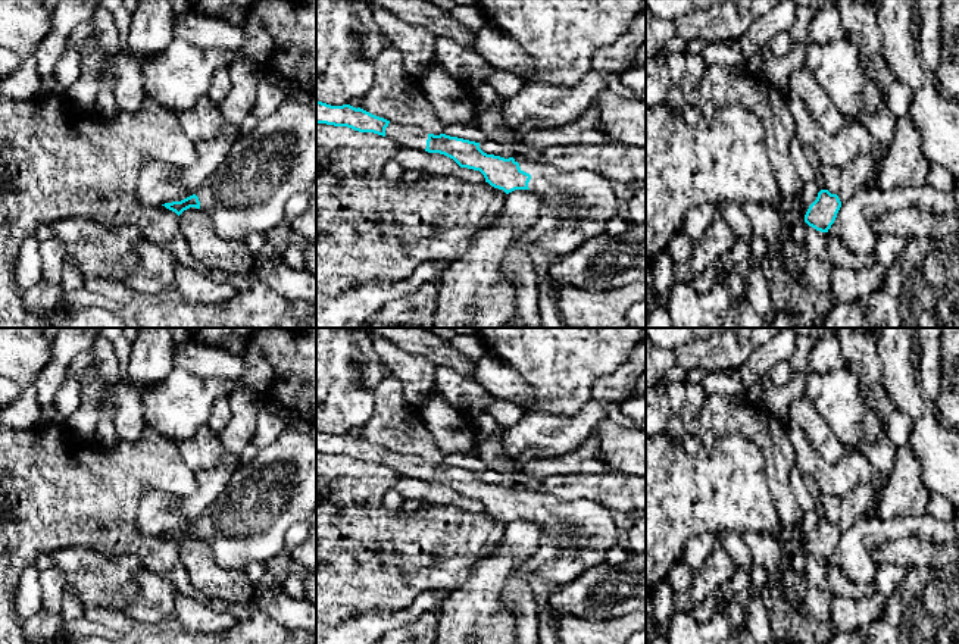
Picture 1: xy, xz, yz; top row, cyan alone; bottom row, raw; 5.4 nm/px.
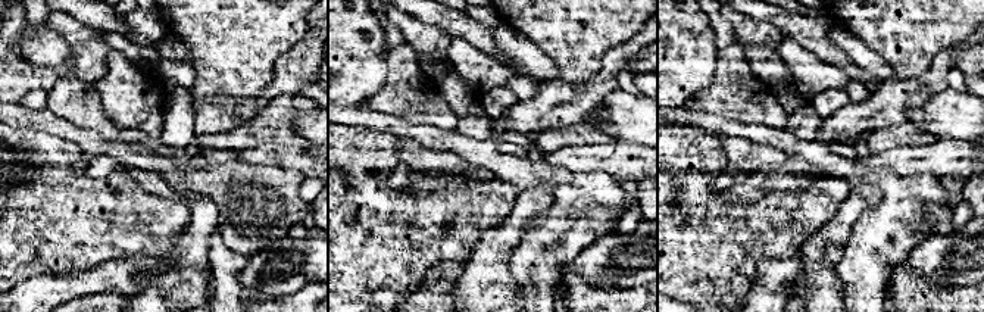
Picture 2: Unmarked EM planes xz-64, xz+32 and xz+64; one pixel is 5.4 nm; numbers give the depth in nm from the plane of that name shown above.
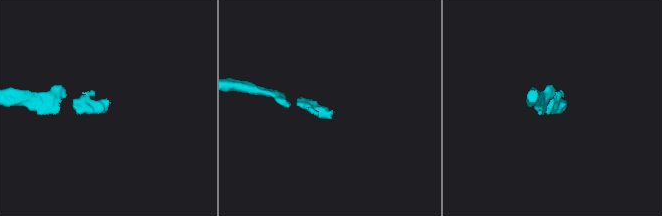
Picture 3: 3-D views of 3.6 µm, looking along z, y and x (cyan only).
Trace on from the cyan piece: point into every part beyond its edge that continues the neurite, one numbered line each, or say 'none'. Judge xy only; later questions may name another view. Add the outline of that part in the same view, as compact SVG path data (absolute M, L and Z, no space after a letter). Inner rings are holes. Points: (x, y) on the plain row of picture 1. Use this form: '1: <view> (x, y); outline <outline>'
1: xy (247, 522); outline M316 422L307 432L285 429L274 444L262 448L257 457L238 468L218 497L196 519L200 540L216 565L225 569L244 569L252 562L268 562L284 548L287 531L297 522L307 522L316 513Z

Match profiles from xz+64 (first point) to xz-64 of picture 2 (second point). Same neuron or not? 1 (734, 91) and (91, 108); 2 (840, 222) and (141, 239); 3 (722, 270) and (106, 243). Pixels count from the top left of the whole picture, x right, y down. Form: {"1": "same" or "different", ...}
{"1": "same", "2": "different", "3": "same"}

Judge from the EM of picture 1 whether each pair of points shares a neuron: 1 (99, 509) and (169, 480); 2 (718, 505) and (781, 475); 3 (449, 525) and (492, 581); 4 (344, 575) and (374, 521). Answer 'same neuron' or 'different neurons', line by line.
1: same neuron
2: different neurons
3: different neurons
4: same neuron

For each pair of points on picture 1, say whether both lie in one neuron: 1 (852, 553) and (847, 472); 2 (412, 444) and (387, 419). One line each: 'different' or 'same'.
1: different
2: same

